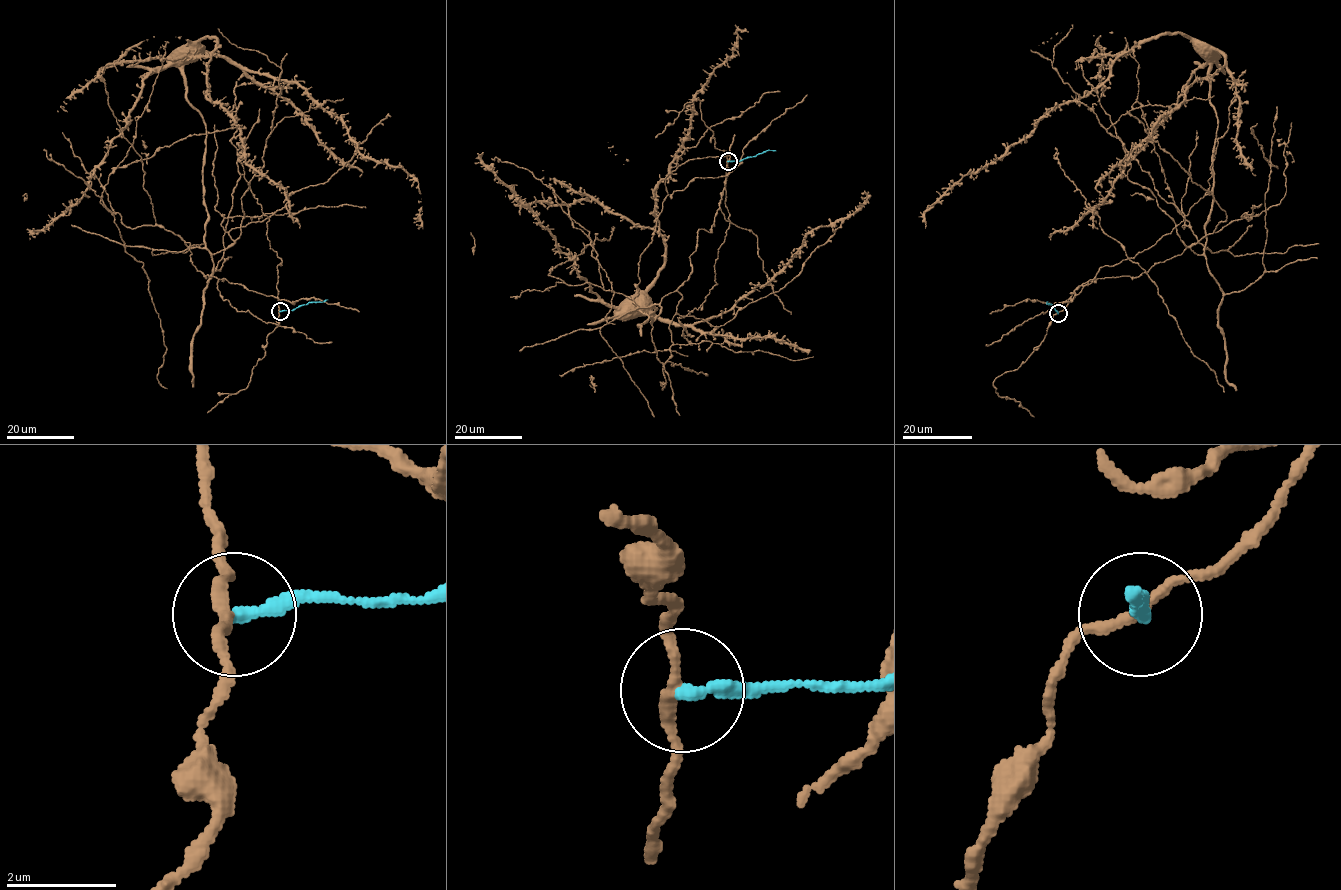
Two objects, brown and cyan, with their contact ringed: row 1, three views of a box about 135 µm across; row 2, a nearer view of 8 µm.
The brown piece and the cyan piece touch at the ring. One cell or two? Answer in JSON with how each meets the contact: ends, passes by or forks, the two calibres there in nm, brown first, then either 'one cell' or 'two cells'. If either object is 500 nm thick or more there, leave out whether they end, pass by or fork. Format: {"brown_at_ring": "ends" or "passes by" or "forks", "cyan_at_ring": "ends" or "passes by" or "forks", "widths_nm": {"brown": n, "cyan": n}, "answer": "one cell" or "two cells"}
{"brown_at_ring": "passes by", "cyan_at_ring": "ends", "widths_nm": {"brown": 170, "cyan": 260}, "answer": "two cells"}

